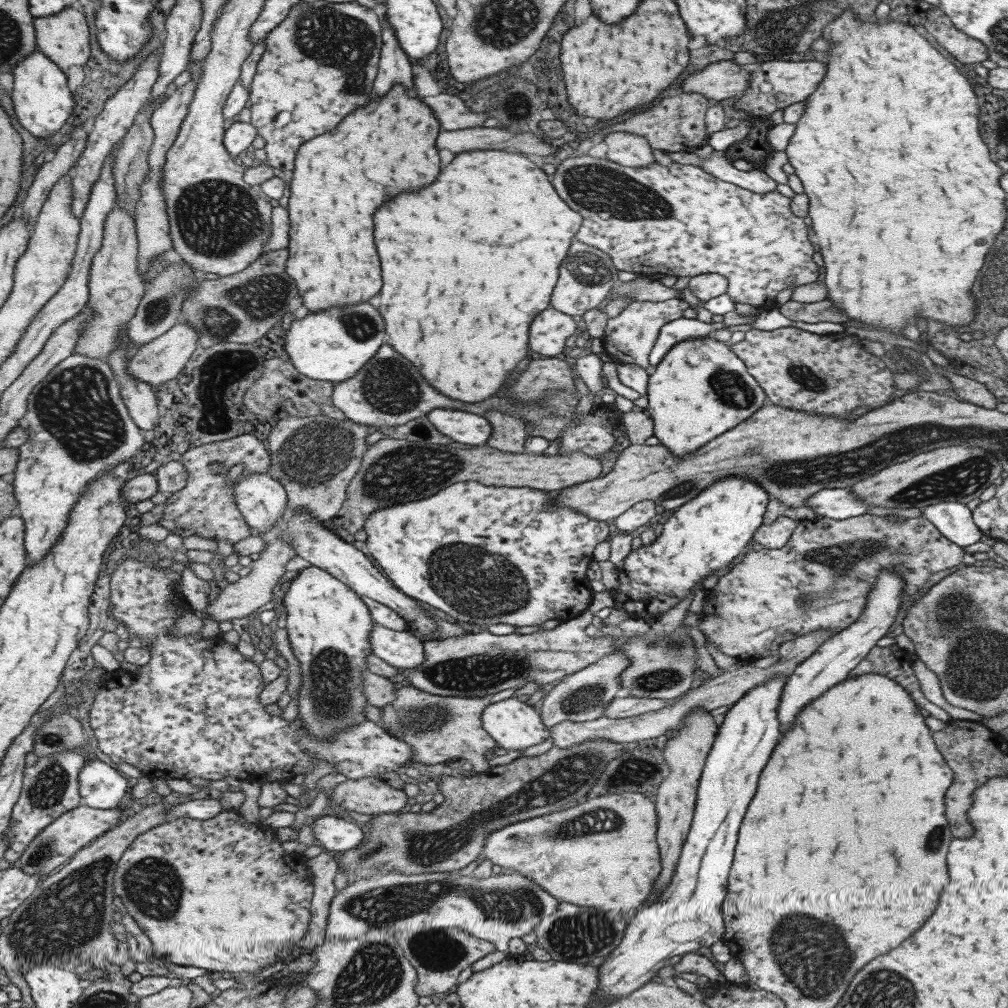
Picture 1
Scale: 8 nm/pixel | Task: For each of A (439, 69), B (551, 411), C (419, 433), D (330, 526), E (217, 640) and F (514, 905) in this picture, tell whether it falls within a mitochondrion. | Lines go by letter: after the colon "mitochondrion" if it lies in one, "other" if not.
A: other
B: mitochondrion
C: mitochondrion
D: other
E: other
F: mitochondrion

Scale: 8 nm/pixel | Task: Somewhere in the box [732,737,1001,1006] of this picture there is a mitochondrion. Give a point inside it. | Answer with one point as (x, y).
(816, 959)

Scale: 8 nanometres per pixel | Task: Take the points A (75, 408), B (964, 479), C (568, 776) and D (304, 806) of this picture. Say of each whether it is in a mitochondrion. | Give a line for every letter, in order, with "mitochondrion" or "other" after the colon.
A: mitochondrion
B: mitochondrion
C: mitochondrion
D: other

